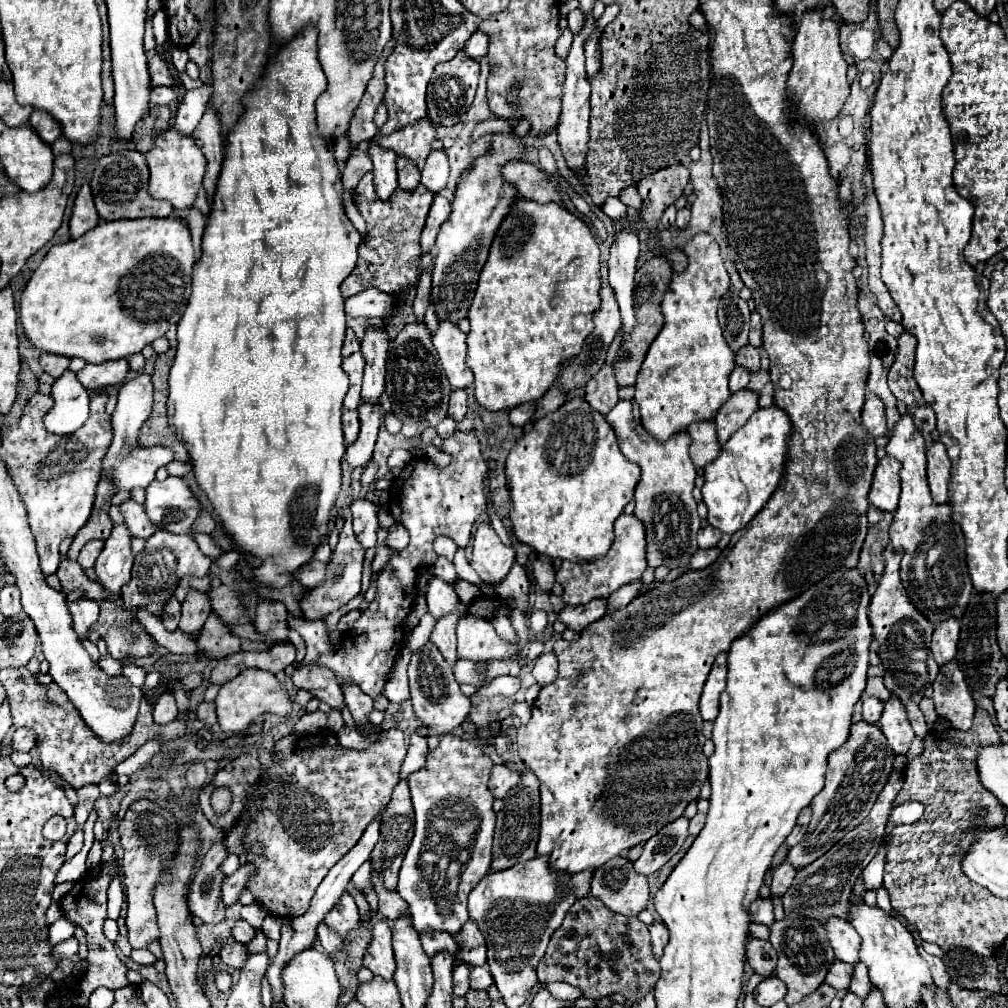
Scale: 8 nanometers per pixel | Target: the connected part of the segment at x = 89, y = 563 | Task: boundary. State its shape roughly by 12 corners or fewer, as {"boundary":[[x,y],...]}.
{"boundary":[[90,540],[80,550],[78,564],[92,568],[102,546],[102,540]]}

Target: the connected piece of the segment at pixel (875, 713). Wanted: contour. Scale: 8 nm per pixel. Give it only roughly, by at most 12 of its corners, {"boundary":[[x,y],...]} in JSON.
{"boundary":[[874,696],[864,700],[864,720],[876,724],[882,702]]}

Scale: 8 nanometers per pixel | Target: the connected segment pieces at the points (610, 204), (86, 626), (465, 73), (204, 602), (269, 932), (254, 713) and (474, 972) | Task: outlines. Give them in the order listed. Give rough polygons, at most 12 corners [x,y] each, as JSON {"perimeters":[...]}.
{"perimeters":[[[606,198],[602,212],[612,220],[626,216],[626,206],[618,198]],[[78,598],[70,604],[74,632],[80,640],[98,620],[96,600]],[[464,52],[434,68],[426,94],[434,124],[464,120],[478,62]],[[190,592],[180,630],[196,638],[210,616],[208,594]],[[266,916],[262,932],[278,940],[280,918]],[[256,668],[222,684],[216,704],[226,734],[260,714],[288,716],[290,694]],[[484,966],[470,970],[470,988],[486,990],[494,980]]]}

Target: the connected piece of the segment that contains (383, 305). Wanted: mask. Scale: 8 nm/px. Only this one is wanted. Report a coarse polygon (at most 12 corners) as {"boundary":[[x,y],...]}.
{"boundary":[[366,288],[346,298],[352,318],[386,318],[394,296]]}

